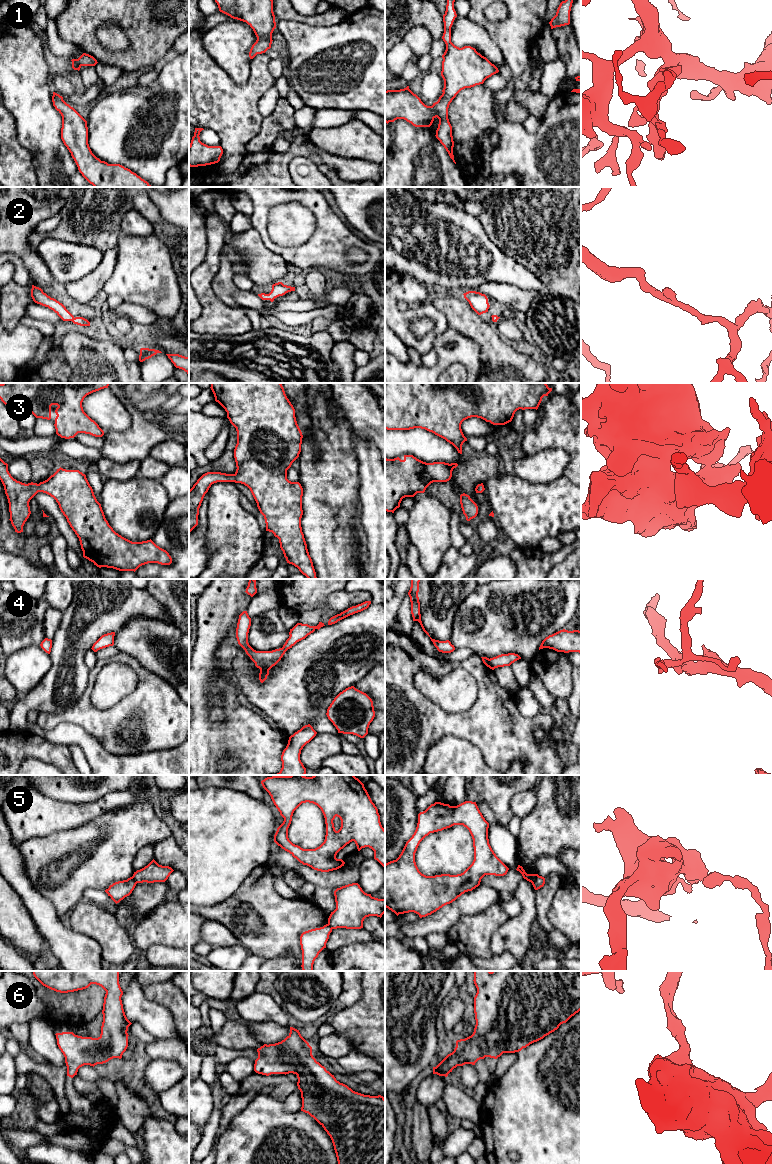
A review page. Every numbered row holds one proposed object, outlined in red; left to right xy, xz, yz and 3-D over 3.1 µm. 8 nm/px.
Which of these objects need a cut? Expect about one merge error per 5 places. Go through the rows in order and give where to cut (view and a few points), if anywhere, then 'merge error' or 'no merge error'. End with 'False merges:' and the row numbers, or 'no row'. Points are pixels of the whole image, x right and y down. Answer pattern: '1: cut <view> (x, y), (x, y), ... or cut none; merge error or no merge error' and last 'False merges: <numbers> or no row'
1: cut none; no merge error
2: cut none; no merge error
3: cut none; no merge error
4: cut none; no merge error
5: cut yz (538, 875), (532, 883); merge error
6: cut none; no merge error
False merges: 5

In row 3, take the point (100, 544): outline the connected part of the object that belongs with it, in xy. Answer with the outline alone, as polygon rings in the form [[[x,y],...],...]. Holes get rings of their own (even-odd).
[[[0,458],[0,480],[9,503],[9,520],[17,533],[23,532],[23,526],[31,514],[30,500],[38,492],[43,492],[56,500],[79,538],[83,557],[97,567],[135,572],[148,563],[172,563],[169,553],[151,539],[132,542],[116,533],[106,520],[86,475],[79,470],[60,467],[39,484],[25,484],[11,476],[8,464]]]

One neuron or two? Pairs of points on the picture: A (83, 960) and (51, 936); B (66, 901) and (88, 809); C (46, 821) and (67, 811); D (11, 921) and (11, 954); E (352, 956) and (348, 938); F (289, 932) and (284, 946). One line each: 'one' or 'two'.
A: one
B: two
C: one
D: two
E: two
F: one

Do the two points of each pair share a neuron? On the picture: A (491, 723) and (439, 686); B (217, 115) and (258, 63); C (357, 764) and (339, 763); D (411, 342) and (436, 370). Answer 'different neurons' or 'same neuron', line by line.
A: different neurons
B: same neuron
C: same neuron
D: different neurons

